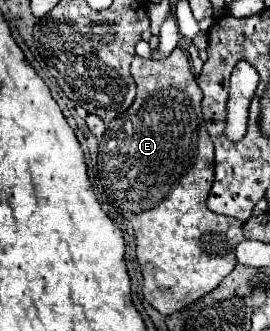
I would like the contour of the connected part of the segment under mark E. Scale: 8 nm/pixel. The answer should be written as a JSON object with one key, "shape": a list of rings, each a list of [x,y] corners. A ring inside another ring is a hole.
{"shape":[[[175,47],[175,51],[163,59],[163,61],[149,61],[149,59],[141,59],[141,57],[135,57],[133,63],[131,63],[131,75],[137,83],[137,97],[133,101],[133,105],[121,113],[121,117],[115,117],[113,121],[107,123],[107,131],[103,135],[103,139],[99,141],[99,151],[97,151],[97,159],[91,159],[89,161],[89,179],[95,187],[95,195],[103,207],[103,211],[109,213],[109,217],[115,221],[115,213],[119,213],[123,219],[127,219],[131,225],[133,225],[133,231],[135,231],[135,245],[137,245],[137,263],[141,267],[141,273],[143,273],[143,297],[161,313],[161,315],[171,315],[179,309],[183,309],[185,305],[201,299],[203,295],[211,293],[223,277],[227,277],[233,267],[237,265],[237,259],[235,259],[235,247],[237,243],[241,243],[245,237],[243,237],[243,223],[233,219],[233,217],[227,217],[227,215],[217,215],[213,211],[207,209],[205,201],[207,201],[207,195],[211,191],[211,183],[213,183],[213,165],[215,165],[215,151],[213,151],[213,143],[207,135],[207,129],[205,129],[205,121],[203,121],[203,115],[201,115],[201,89],[199,85],[195,83],[193,79],[193,71],[191,71],[191,63],[189,63],[189,57],[183,53],[181,47]]]}

